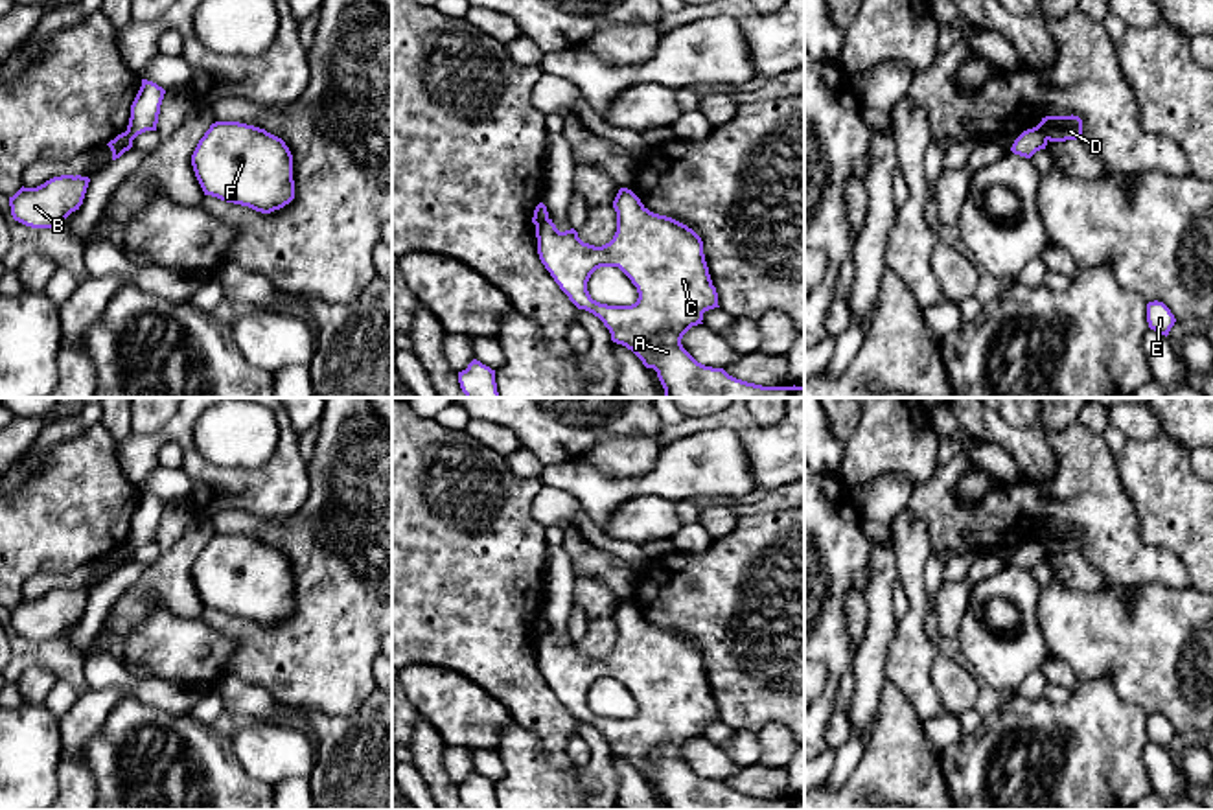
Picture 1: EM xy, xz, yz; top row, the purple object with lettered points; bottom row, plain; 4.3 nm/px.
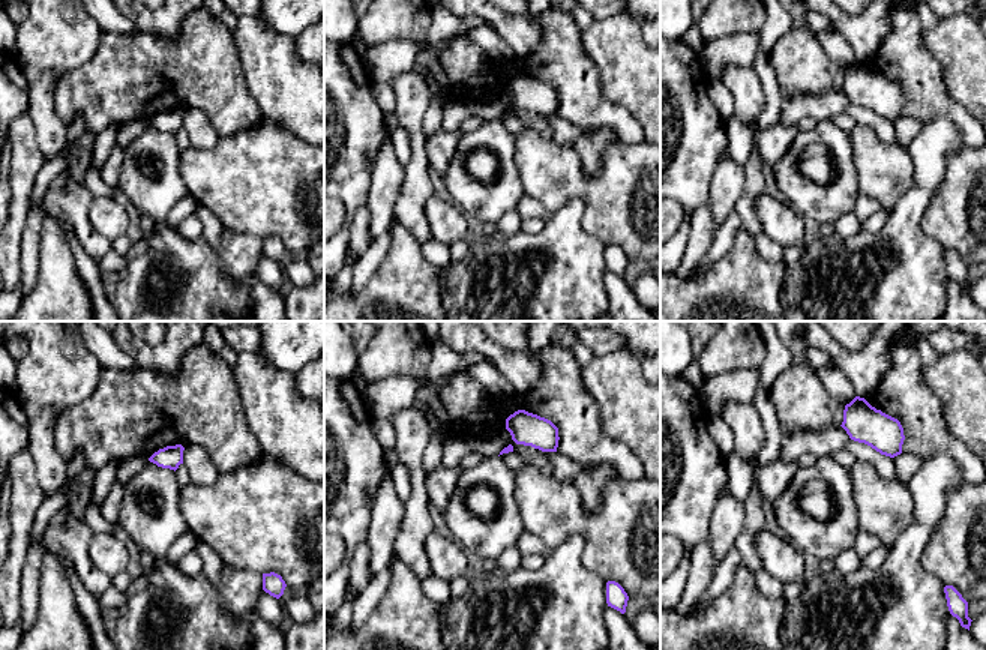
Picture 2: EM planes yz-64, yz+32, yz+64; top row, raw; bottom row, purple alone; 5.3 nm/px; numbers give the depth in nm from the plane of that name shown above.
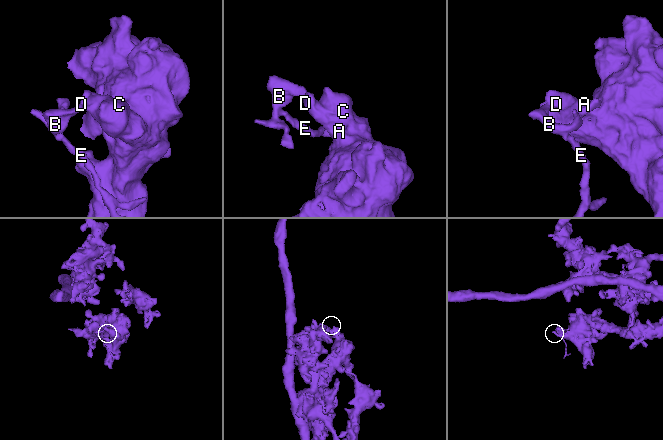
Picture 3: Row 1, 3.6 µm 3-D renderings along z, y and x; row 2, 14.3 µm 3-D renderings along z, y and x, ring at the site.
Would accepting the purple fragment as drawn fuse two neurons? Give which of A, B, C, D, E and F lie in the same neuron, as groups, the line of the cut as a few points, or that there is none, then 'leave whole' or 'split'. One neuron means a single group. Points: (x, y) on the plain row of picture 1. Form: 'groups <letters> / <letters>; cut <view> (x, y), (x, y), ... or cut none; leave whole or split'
groups A C D F / B E; cut yz (1037, 538), (1046, 553); split

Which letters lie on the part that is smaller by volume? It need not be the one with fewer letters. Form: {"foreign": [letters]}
{"foreign": ["B", "E"]}

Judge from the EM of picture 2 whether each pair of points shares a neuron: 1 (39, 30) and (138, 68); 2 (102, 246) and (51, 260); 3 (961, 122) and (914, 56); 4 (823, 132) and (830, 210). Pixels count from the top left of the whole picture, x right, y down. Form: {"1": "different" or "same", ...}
{"1": "different", "2": "different", "3": "same", "4": "same"}

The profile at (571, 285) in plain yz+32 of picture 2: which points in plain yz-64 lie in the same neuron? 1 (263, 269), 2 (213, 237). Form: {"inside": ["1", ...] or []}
{"inside": []}

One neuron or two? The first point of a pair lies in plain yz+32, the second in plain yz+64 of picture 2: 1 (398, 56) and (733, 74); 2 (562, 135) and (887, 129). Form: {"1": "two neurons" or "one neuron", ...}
{"1": "two neurons", "2": "two neurons"}

